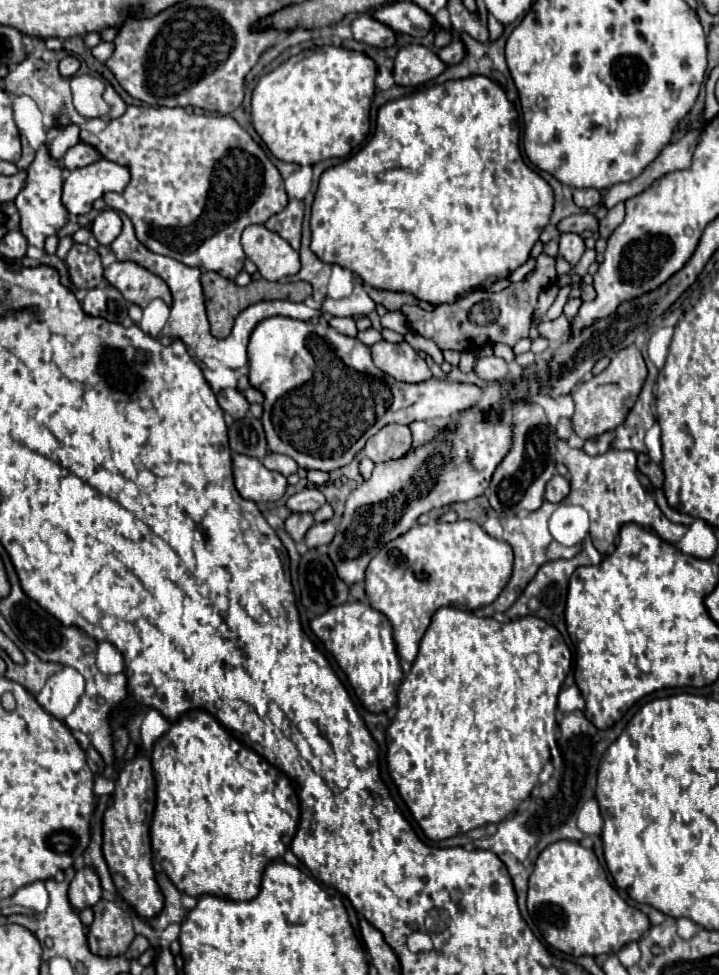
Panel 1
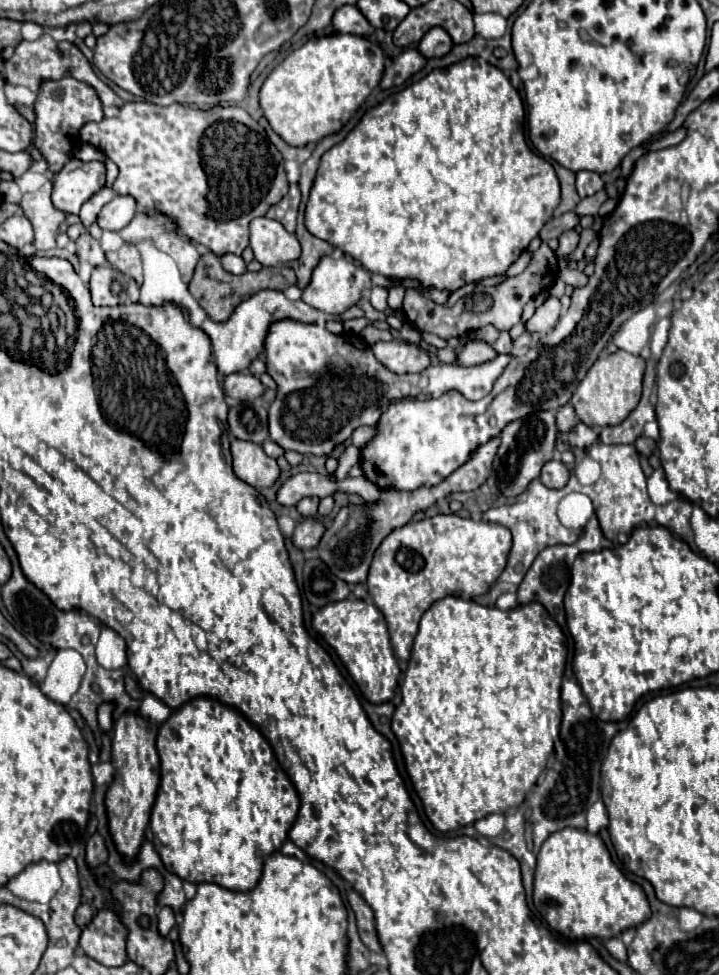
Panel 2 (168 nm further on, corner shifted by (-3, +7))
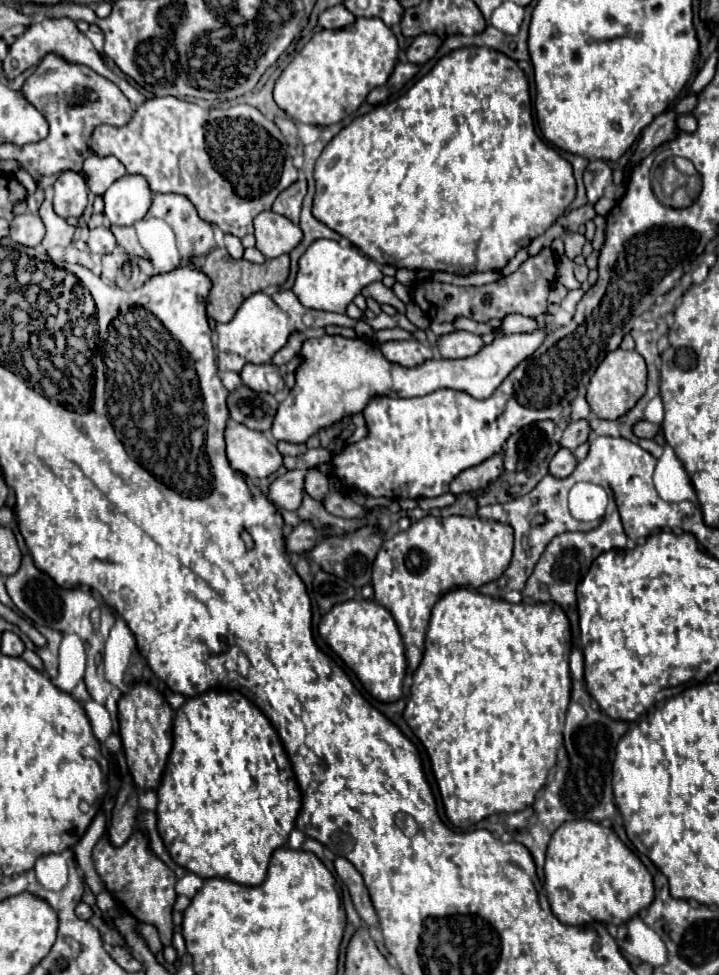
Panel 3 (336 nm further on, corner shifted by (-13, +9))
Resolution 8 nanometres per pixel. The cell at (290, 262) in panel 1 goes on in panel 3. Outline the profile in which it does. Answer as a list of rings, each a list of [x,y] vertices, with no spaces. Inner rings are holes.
[[[261,212],[255,218],[255,240],[257,250],[265,258],[277,258],[289,254],[301,240],[301,228],[295,226],[285,216],[275,212]]]

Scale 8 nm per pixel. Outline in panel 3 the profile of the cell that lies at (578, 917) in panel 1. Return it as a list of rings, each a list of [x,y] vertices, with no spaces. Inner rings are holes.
[[[569,820],[563,822],[551,836],[547,848],[547,862],[545,862],[545,890],[553,914],[563,924],[581,926],[597,920],[597,922],[613,922],[615,926],[621,926],[651,904],[653,878],[645,868],[645,864],[639,860],[639,856],[631,852],[611,828],[605,828],[599,822],[591,822],[591,820]]]

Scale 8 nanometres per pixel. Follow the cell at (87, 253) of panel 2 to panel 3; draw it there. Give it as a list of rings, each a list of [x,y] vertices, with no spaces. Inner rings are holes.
[[[105,226],[89,230],[87,244],[89,244],[89,250],[93,254],[109,254],[109,252],[113,252],[117,248],[113,232],[109,228],[105,228]]]

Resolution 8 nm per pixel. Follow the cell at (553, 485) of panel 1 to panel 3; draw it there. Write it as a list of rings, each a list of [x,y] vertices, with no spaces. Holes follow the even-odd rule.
[[[559,448],[557,454],[555,454],[555,456],[551,458],[551,462],[549,462],[549,472],[551,472],[553,476],[557,476],[557,478],[565,478],[565,476],[569,476],[569,474],[575,470],[575,466],[577,466],[577,460],[575,460],[575,456],[571,454],[571,450]]]

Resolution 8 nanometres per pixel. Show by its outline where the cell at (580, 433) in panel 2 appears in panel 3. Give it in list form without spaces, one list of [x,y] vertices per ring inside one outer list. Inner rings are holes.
[[[579,420],[579,422],[569,422],[569,426],[563,430],[563,436],[559,440],[561,448],[569,448],[575,450],[579,444],[587,442],[587,436],[591,432],[591,426],[587,420]]]

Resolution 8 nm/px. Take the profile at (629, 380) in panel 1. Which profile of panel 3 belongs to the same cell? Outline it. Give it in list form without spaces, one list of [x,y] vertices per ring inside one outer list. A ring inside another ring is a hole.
[[[611,350],[595,370],[589,386],[587,386],[587,402],[591,406],[591,412],[597,418],[605,420],[617,420],[625,412],[629,412],[637,400],[645,394],[645,382],[647,382],[647,368],[641,354],[635,350]]]

